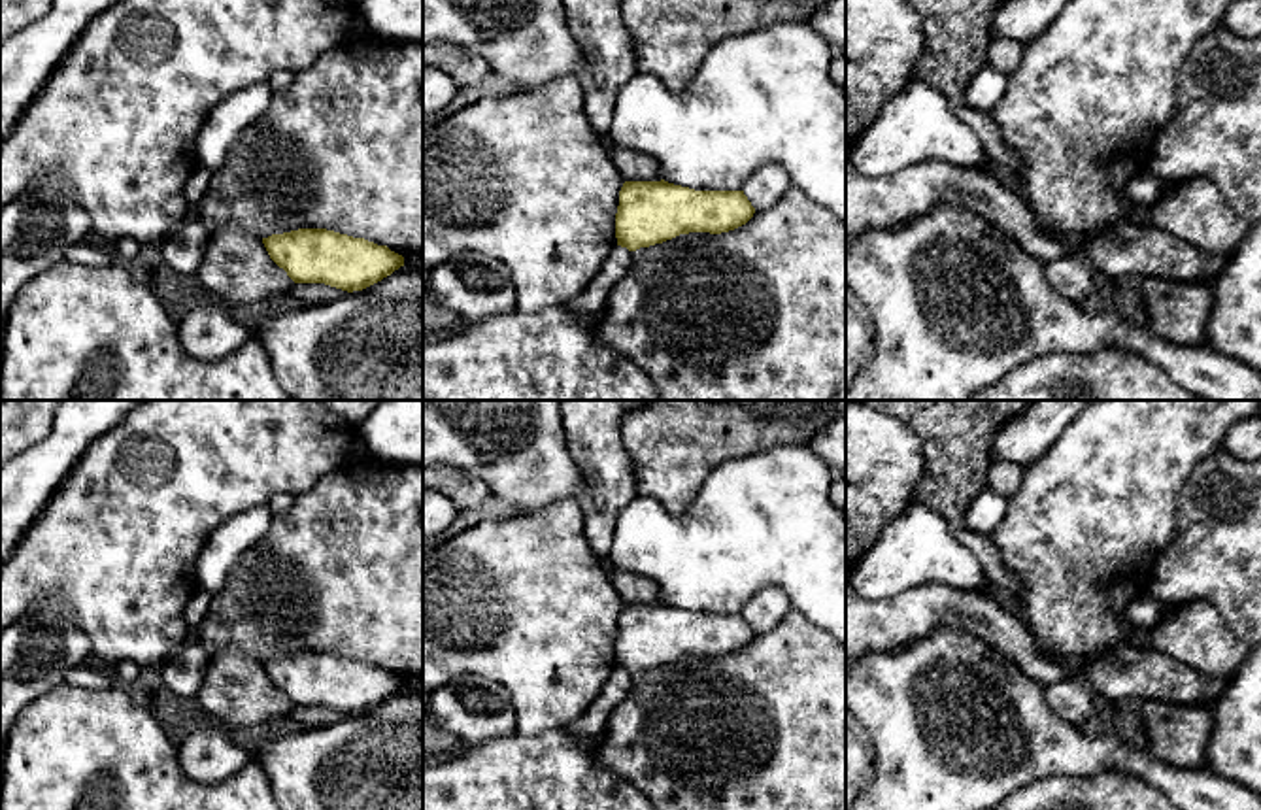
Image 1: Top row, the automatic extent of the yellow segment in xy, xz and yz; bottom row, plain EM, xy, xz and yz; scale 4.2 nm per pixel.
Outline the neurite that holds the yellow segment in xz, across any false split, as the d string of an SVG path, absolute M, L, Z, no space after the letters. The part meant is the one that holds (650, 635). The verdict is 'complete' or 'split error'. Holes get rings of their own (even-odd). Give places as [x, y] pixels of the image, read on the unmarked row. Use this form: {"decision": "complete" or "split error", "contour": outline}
{"decision": "complete", "contour": "M625 604L615 636L617 668L636 674L680 657L721 657L746 648L755 631L744 614L695 614L661 604Z"}

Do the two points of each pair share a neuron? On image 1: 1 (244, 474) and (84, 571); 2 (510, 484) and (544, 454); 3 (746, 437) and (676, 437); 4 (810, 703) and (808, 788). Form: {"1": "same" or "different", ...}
{"1": "same", "2": "same", "3": "same", "4": "same"}

